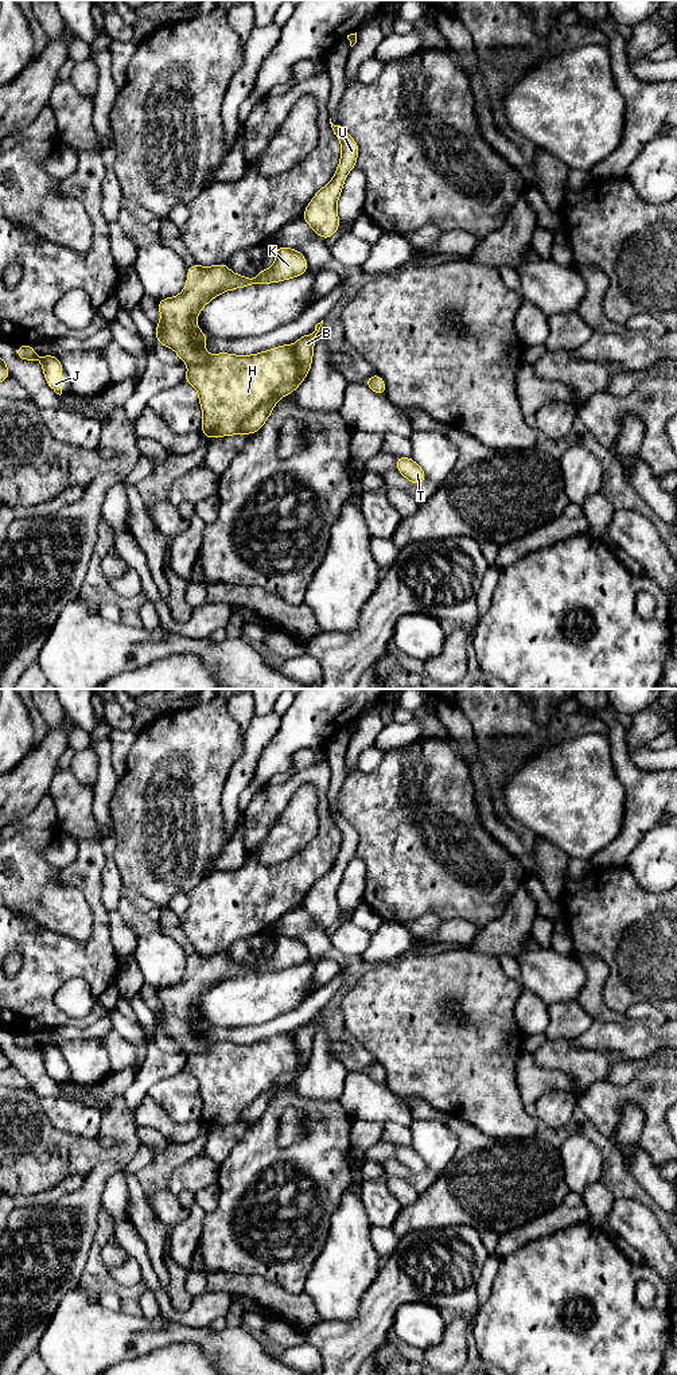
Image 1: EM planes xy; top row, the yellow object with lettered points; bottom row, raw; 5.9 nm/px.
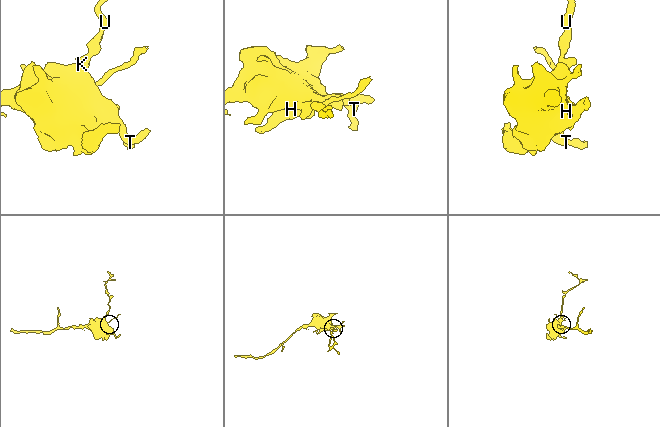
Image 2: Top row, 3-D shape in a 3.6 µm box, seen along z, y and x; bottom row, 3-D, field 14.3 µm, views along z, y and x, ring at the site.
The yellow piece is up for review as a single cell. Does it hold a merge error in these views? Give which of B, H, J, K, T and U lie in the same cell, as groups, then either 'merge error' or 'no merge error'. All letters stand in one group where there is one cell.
groups B / H J K T U; merge error

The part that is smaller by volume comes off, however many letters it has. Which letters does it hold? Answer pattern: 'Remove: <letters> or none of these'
Remove: B

